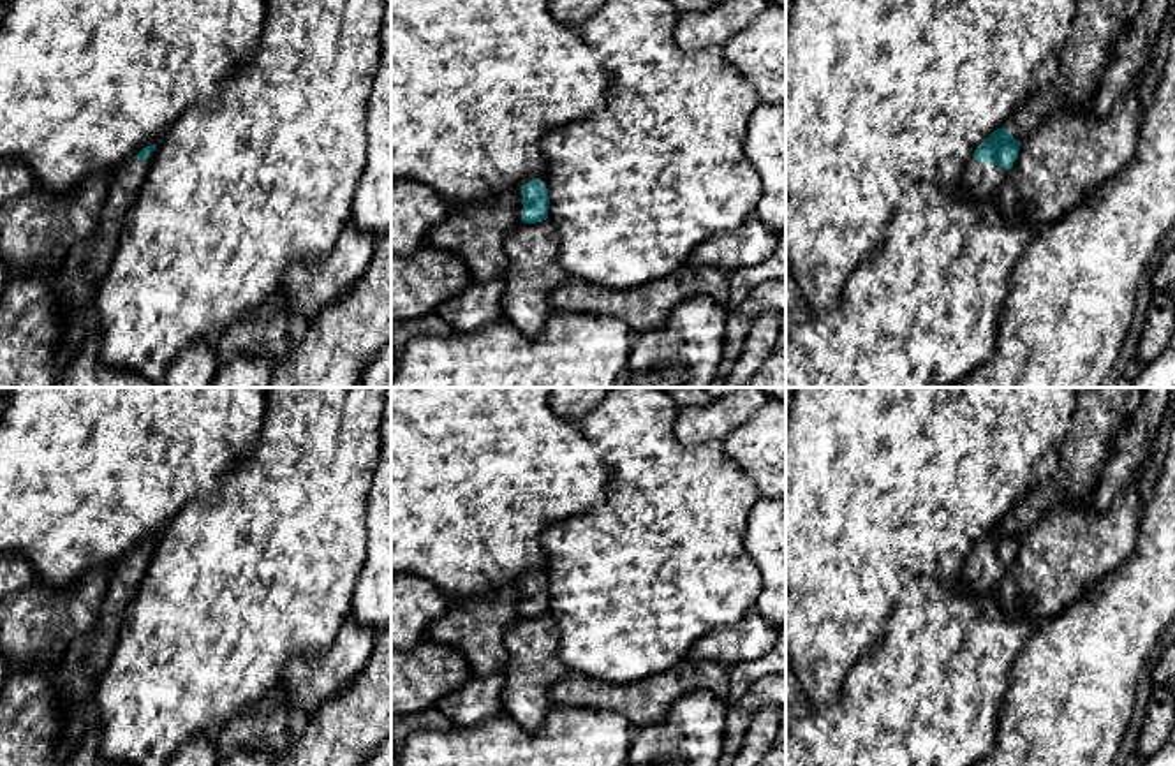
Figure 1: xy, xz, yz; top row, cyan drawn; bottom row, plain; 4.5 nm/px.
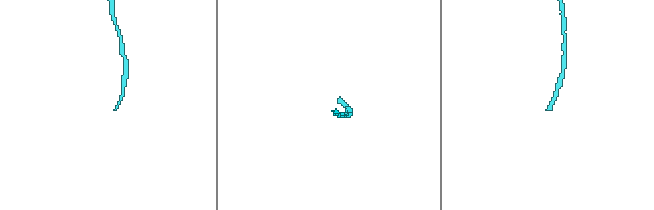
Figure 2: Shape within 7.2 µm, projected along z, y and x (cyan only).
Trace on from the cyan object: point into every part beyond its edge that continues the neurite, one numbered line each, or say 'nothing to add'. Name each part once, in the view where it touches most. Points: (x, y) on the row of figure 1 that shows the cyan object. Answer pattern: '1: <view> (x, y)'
1: xz (517, 189)

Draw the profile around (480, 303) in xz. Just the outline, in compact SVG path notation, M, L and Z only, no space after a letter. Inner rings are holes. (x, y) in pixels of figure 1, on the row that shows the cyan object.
M504 278L472 282L463 292L442 301L435 313L456 333L477 331L502 319Z

